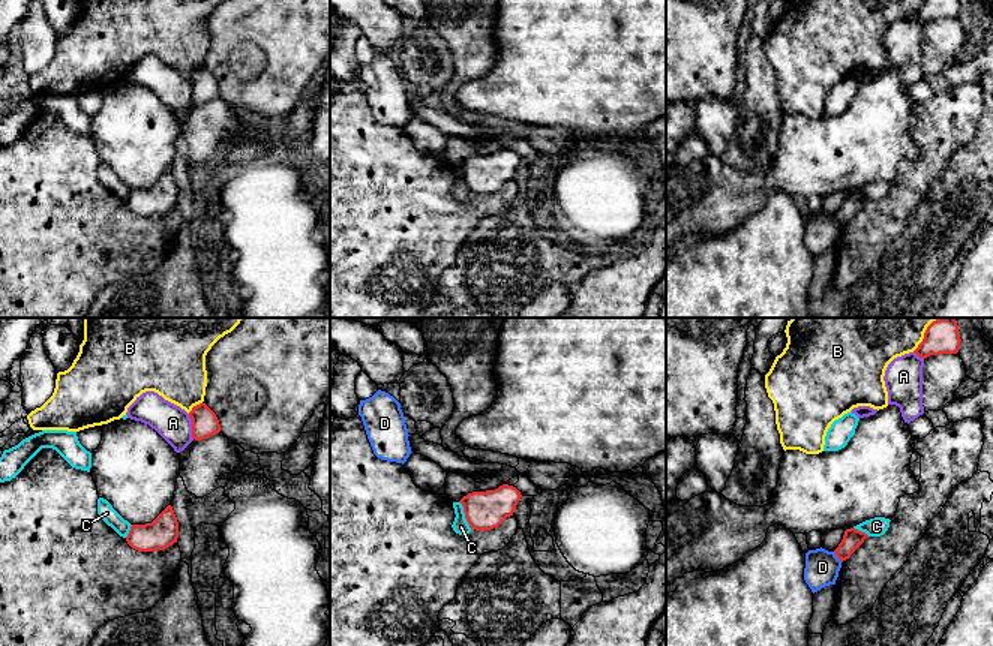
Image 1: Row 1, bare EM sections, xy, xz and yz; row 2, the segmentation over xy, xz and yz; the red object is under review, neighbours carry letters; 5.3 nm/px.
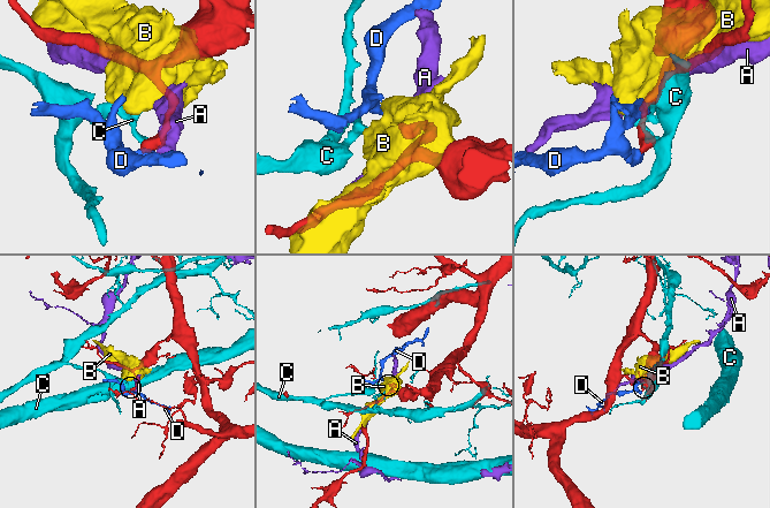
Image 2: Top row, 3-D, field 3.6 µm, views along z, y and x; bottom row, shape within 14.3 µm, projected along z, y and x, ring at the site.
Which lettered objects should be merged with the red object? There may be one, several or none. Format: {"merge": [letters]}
{"merge": []}

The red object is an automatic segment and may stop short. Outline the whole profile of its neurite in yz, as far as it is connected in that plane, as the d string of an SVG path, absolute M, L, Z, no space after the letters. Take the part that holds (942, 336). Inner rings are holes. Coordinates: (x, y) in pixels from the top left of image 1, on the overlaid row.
M954 318L936 319L927 327L922 342L914 352L921 358L939 354L957 354L960 342L960 331Z

